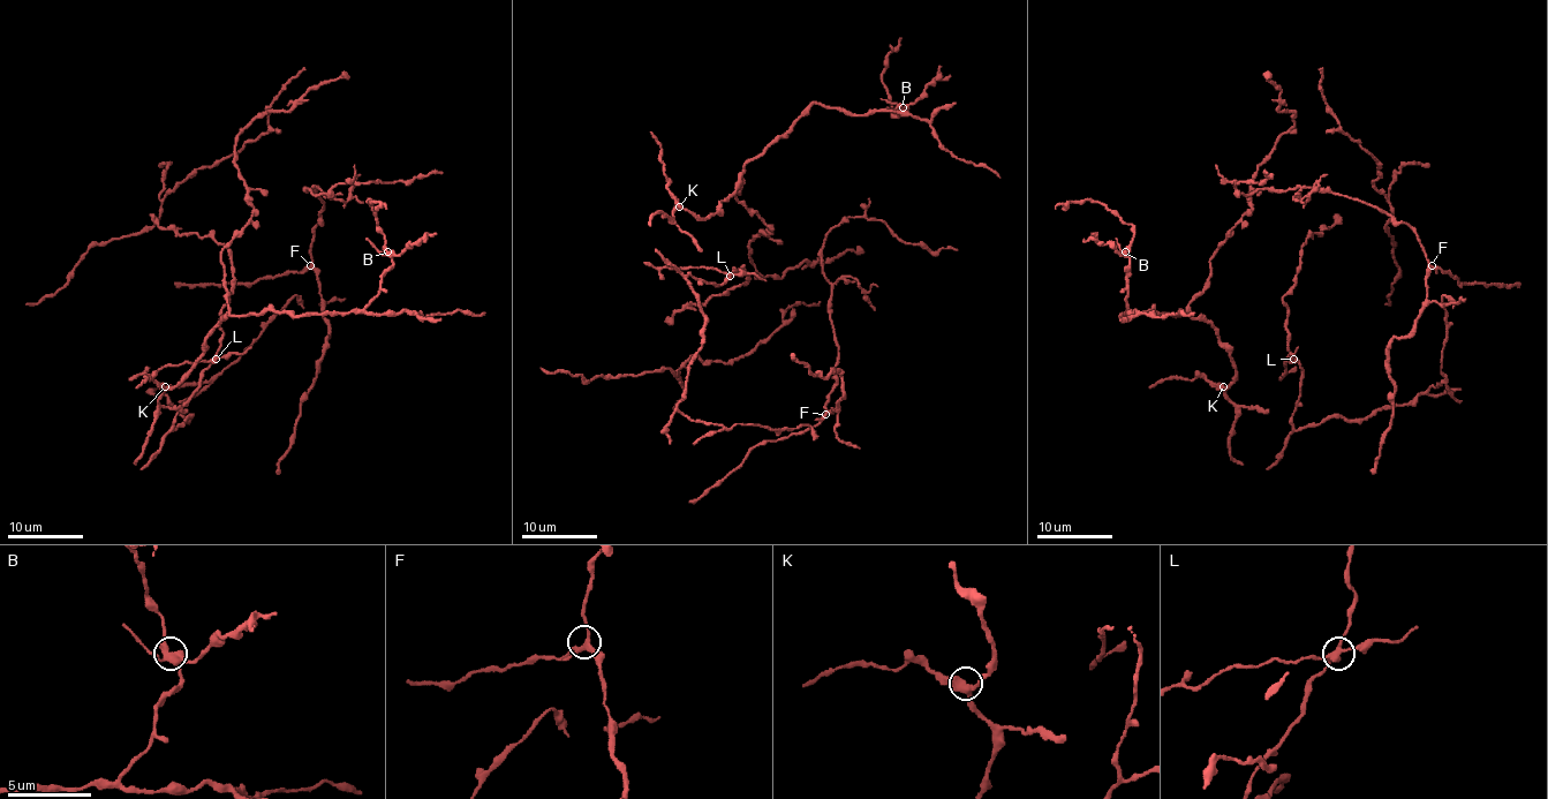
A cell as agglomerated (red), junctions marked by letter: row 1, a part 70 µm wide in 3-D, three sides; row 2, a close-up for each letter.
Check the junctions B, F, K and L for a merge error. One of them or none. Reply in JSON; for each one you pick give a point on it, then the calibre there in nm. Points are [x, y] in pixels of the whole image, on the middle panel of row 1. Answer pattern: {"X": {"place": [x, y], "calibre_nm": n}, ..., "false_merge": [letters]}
{"L": {"place": [730, 276], "calibre_nm": 360}, "false_merge": ["L"]}

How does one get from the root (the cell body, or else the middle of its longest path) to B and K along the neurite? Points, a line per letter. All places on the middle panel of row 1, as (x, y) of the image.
B: (696, 242), (673, 212), (709, 218), (744, 166), (814, 104), (858, 115), (903, 107)
K: (696, 242), (673, 219), (673, 212), (679, 206)

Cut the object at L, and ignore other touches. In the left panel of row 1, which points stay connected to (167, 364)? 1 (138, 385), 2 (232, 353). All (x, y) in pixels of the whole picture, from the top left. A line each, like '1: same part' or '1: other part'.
1: other part
2: same part

